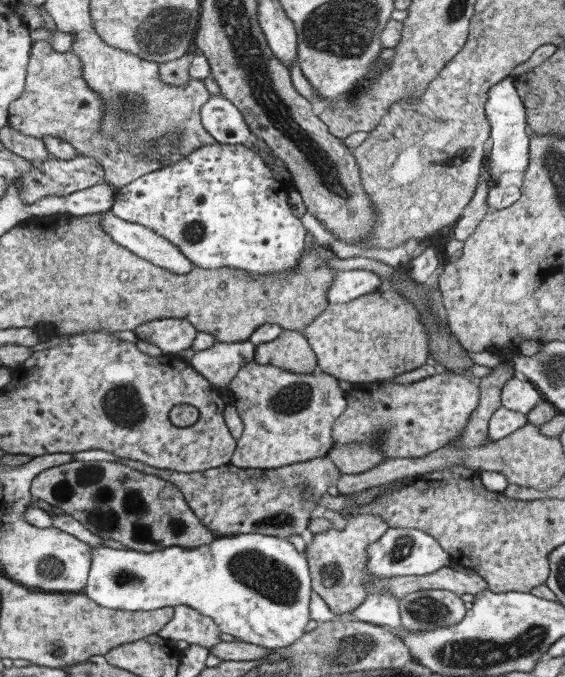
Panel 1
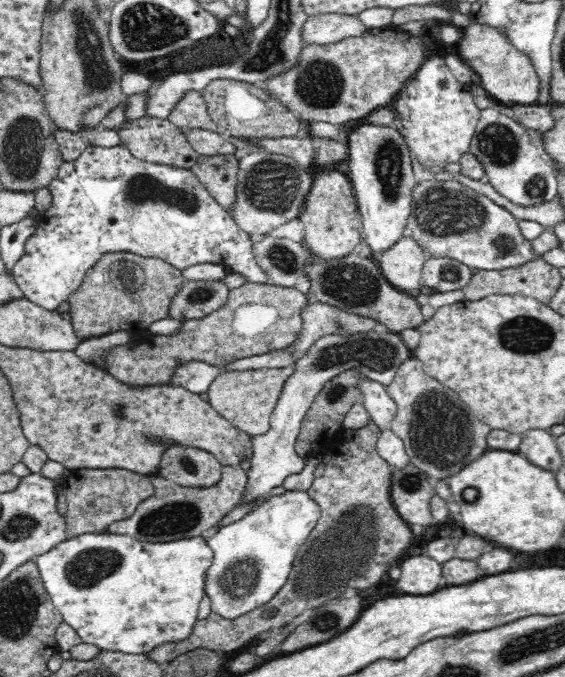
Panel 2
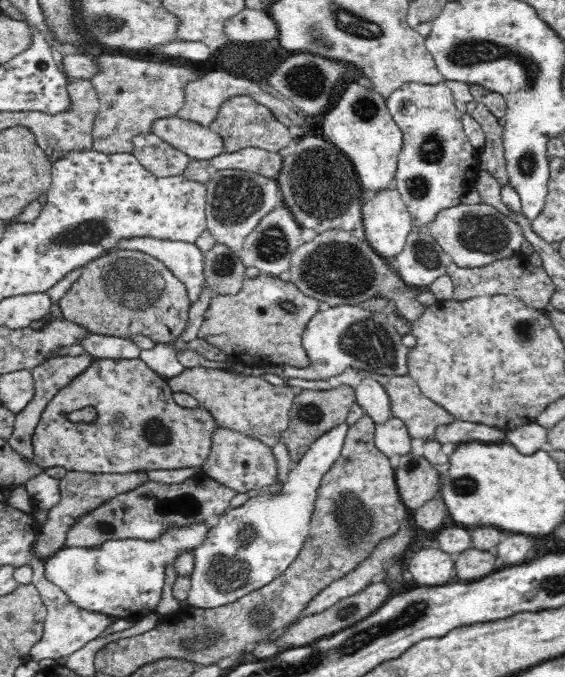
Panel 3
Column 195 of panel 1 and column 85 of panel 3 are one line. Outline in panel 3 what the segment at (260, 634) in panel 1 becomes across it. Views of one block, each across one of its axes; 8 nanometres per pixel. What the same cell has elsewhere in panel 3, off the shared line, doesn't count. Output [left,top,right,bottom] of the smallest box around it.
[45,522,207,621]

